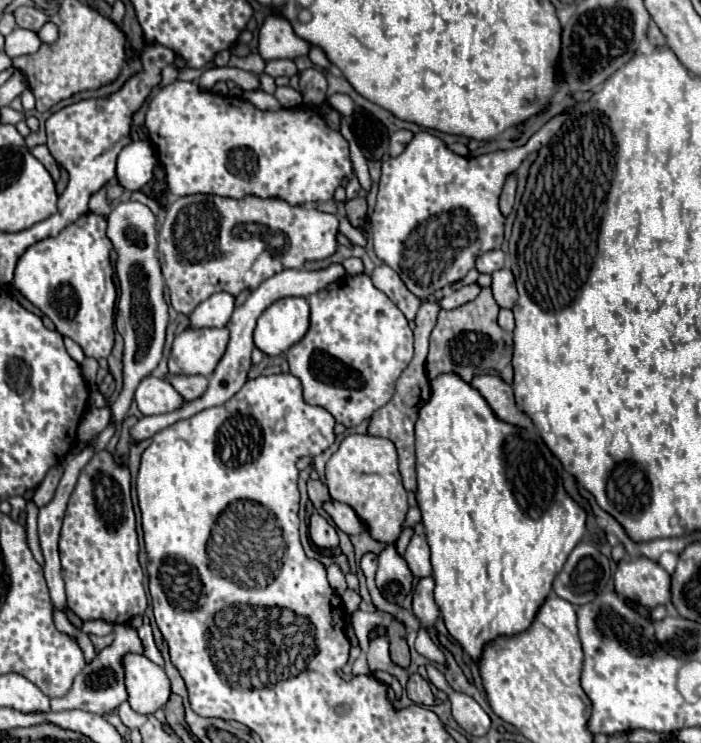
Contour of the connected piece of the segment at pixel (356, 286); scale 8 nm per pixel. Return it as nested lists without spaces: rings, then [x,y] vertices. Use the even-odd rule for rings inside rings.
[[[364,273],[346,275],[336,283],[330,283],[322,291],[310,295],[308,303],[310,329],[286,351],[290,373],[302,381],[306,403],[324,407],[336,423],[342,423],[344,427],[356,427],[392,399],[394,383],[412,359],[412,329],[402,311],[382,291],[378,291]]]

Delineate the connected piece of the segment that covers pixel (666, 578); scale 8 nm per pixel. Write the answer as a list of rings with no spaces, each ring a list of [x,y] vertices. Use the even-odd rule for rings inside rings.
[[[648,557],[618,561],[614,585],[618,595],[650,609],[670,603],[670,575]]]

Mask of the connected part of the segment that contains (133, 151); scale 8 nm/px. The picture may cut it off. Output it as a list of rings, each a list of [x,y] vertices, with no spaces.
[[[132,141],[118,155],[116,179],[128,191],[144,189],[144,185],[152,181],[152,169],[156,163],[158,155],[148,141]]]

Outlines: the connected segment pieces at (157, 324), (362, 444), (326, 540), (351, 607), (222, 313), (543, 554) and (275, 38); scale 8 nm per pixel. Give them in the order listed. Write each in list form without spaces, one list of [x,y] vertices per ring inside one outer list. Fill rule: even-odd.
[[[126,201],[112,207],[108,219],[108,239],[114,245],[114,251],[118,255],[114,271],[118,279],[118,301],[116,301],[116,317],[114,317],[114,329],[124,339],[124,355],[122,355],[122,377],[124,387],[110,403],[110,421],[122,423],[126,417],[134,389],[138,387],[140,379],[150,375],[160,359],[162,349],[166,341],[166,327],[168,327],[168,303],[164,299],[164,279],[160,273],[160,261],[158,261],[158,243],[156,243],[156,217],[154,213],[138,201]]]
[[[358,433],[348,435],[326,463],[326,485],[334,501],[342,501],[358,513],[376,541],[394,543],[398,539],[408,511],[408,501],[398,473],[396,447],[390,439]]]
[[[312,513],[308,531],[310,531],[310,539],[316,547],[328,547],[328,549],[338,547],[336,527],[328,519],[324,519],[320,513]]]
[[[346,589],[344,595],[342,595],[342,601],[344,601],[344,607],[348,609],[348,613],[354,613],[354,611],[358,609],[362,597],[360,597],[360,593],[356,593],[356,591],[352,591],[352,589]]]
[[[220,291],[214,293],[210,299],[206,299],[204,303],[200,303],[192,315],[192,327],[224,327],[230,321],[230,315],[234,311],[236,305],[236,297]]]
[[[442,373],[434,377],[430,381],[430,387],[432,387],[432,395],[420,407],[418,419],[414,425],[416,429],[416,471],[418,471],[416,501],[422,511],[422,525],[426,527],[426,537],[428,537],[428,545],[432,551],[430,561],[434,567],[434,581],[436,581],[436,589],[434,589],[436,605],[440,607],[440,613],[446,621],[450,635],[462,645],[468,659],[478,661],[482,647],[490,639],[494,639],[494,635],[502,635],[502,633],[512,635],[514,631],[526,631],[526,627],[530,627],[530,619],[534,619],[534,611],[538,611],[538,607],[542,605],[542,599],[546,599],[546,595],[552,591],[554,577],[562,571],[570,551],[580,543],[582,535],[586,533],[586,511],[566,493],[560,471],[556,471],[556,469],[562,469],[562,463],[546,447],[546,443],[542,441],[536,429],[532,431],[522,429],[522,427],[516,427],[516,425],[510,425],[498,419],[494,411],[490,409],[490,405],[486,403],[486,399],[480,395],[480,391],[474,389],[468,381],[464,381],[456,373]]]
[[[270,15],[262,29],[260,29],[260,45],[258,53],[264,61],[274,61],[274,59],[296,59],[300,55],[306,55],[310,45],[296,37],[292,31],[292,25],[280,17],[280,15]]]

